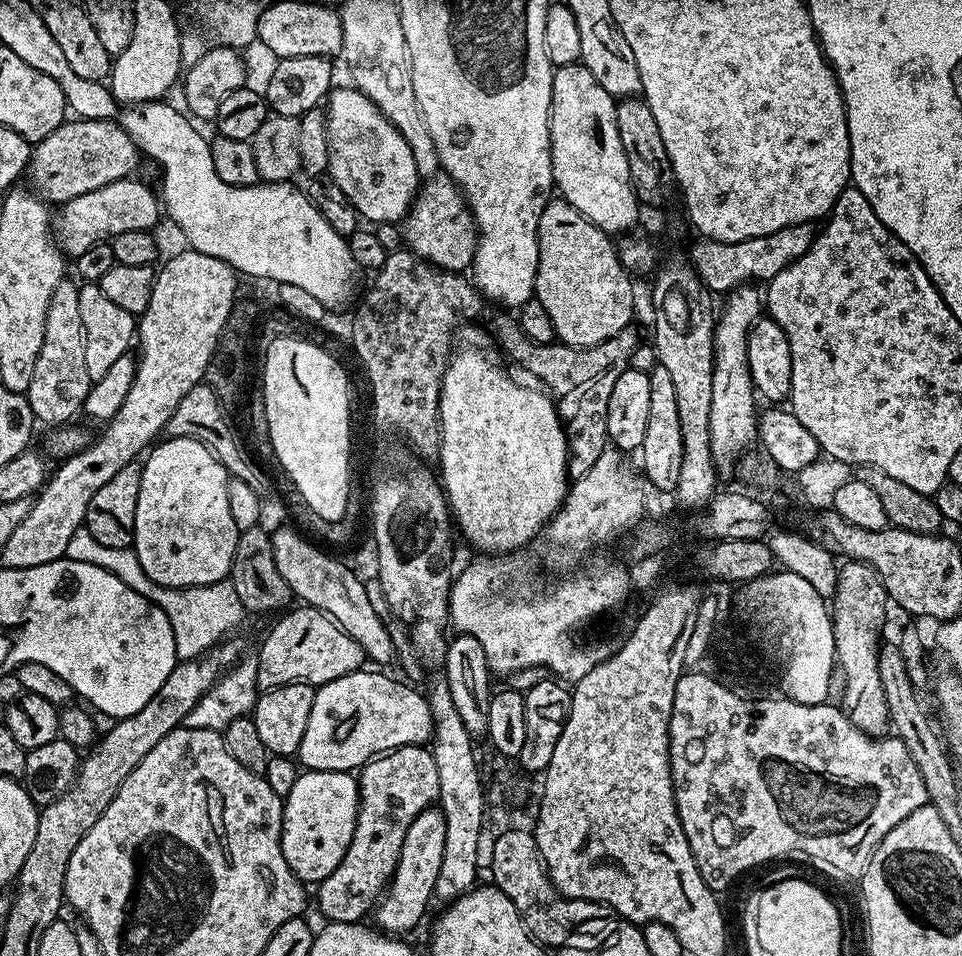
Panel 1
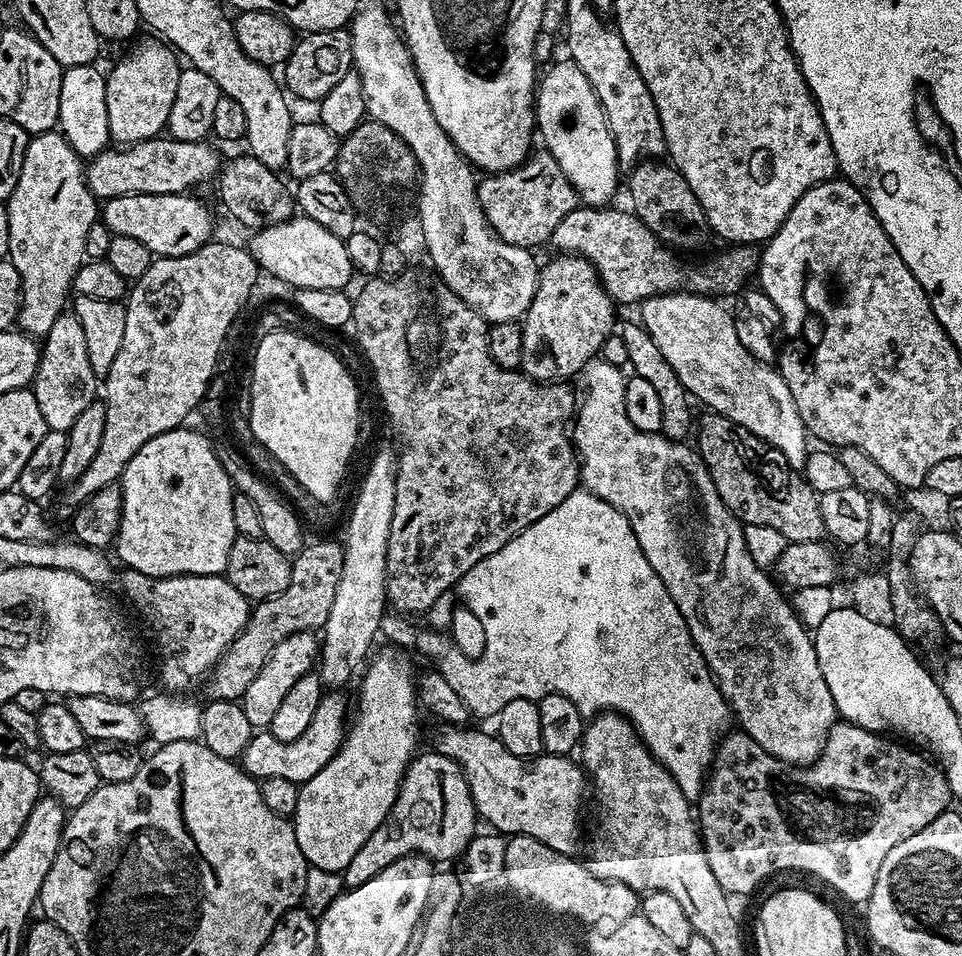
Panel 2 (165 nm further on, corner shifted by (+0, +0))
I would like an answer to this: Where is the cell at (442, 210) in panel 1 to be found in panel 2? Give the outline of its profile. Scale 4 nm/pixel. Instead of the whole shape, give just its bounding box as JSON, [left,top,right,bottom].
[476,150,578,250]

